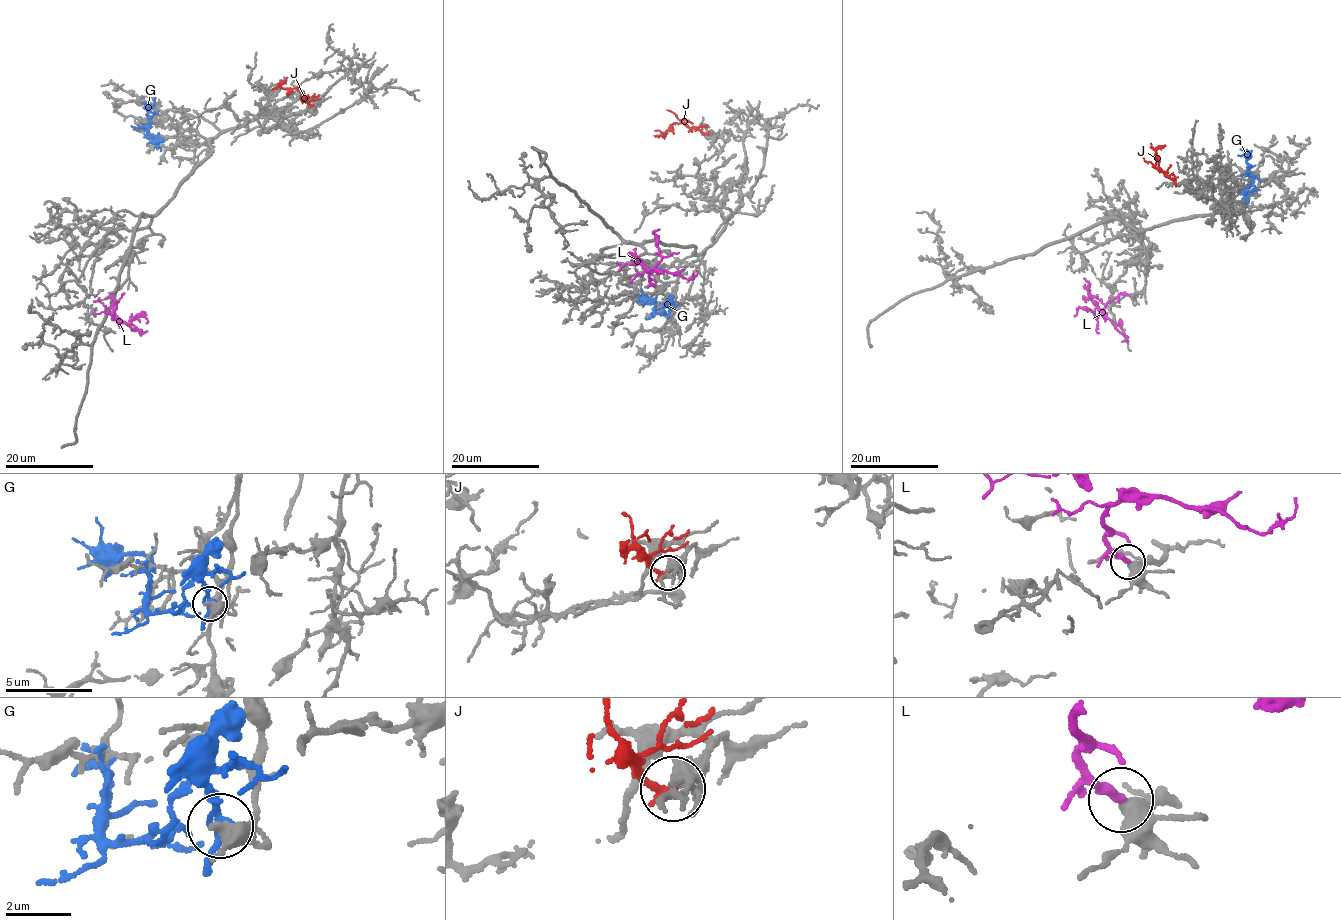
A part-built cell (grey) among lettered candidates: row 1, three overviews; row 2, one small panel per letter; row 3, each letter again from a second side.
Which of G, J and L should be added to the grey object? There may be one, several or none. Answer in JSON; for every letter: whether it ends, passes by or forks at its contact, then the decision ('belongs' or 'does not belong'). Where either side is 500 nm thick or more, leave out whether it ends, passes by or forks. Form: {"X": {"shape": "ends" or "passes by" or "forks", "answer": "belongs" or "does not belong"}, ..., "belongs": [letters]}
{"G": {"shape": "forks", "answer": "does not belong"}, "J": {"shape": "ends", "answer": "does not belong"}, "L": {"shape": "ends", "answer": "belongs"}, "belongs": ["L"]}

